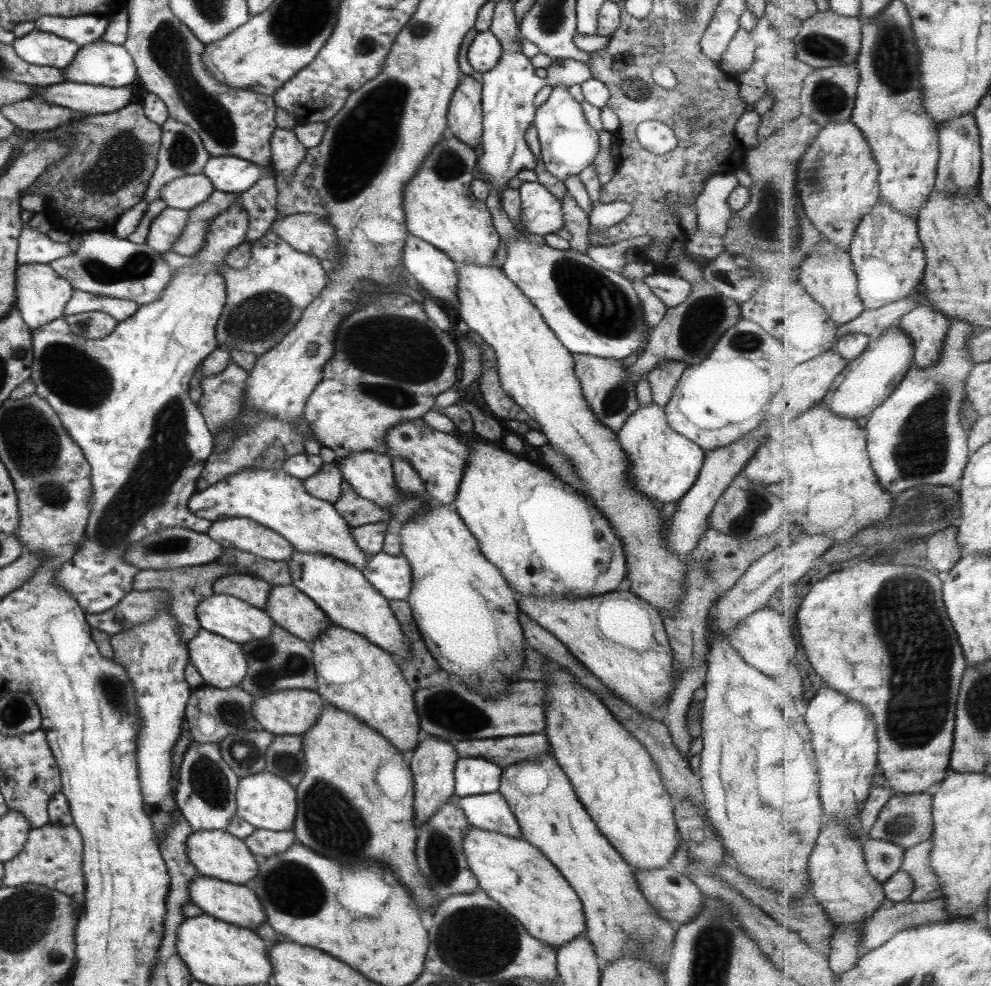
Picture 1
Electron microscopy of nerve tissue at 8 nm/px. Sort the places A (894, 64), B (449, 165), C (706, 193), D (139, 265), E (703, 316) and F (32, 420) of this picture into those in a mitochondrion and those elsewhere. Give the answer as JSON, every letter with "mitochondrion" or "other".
{"A":"mitochondrion","B":"mitochondrion","C":"other","D":"mitochondrion","E":"mitochondrion","F":"mitochondrion"}

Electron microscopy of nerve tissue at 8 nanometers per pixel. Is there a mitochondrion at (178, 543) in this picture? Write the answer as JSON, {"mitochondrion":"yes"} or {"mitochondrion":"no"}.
{"mitochondrion":"yes"}

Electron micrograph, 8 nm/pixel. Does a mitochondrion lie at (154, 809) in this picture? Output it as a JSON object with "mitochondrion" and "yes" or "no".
{"mitochondrion":"no"}

